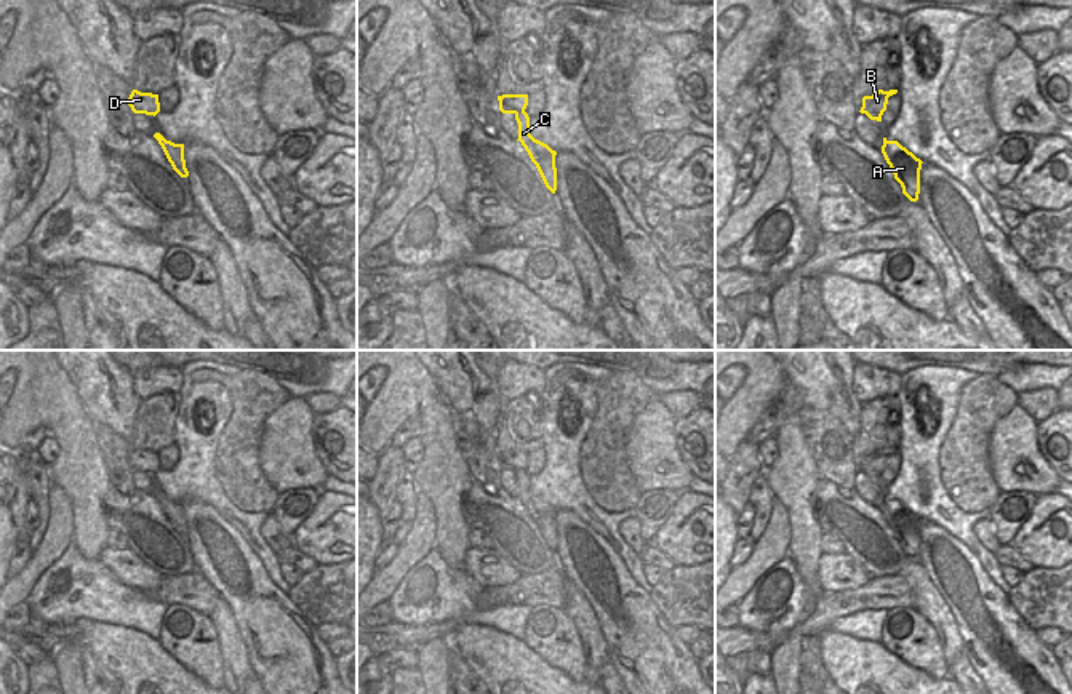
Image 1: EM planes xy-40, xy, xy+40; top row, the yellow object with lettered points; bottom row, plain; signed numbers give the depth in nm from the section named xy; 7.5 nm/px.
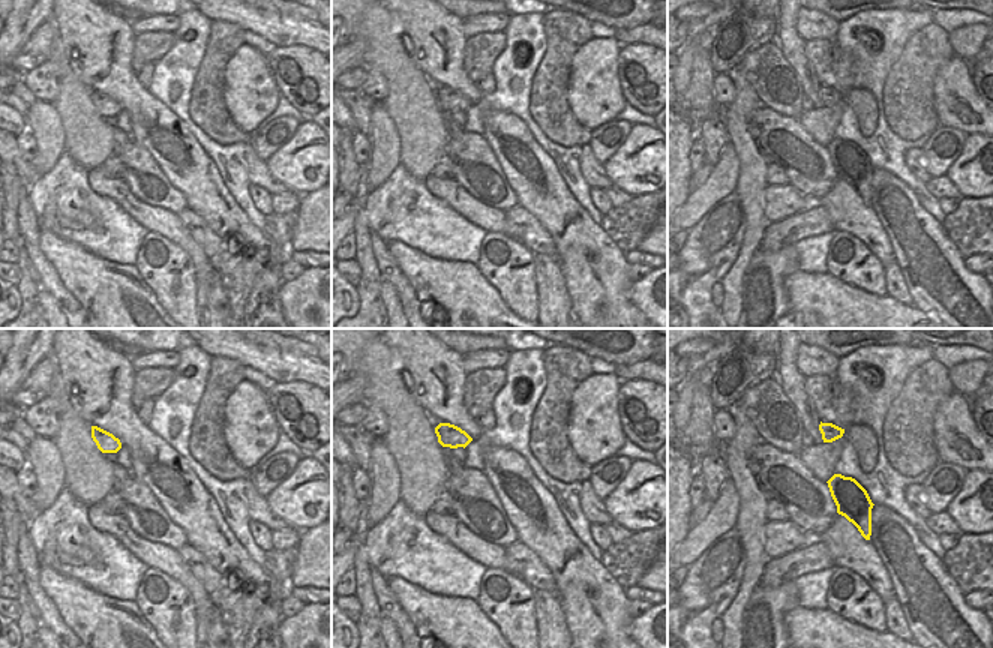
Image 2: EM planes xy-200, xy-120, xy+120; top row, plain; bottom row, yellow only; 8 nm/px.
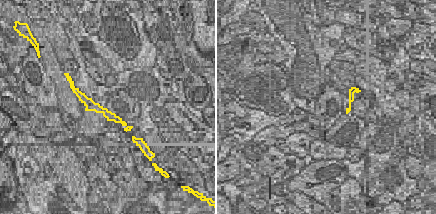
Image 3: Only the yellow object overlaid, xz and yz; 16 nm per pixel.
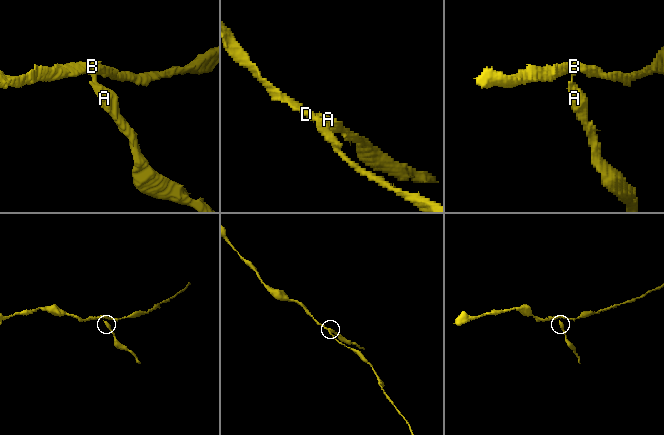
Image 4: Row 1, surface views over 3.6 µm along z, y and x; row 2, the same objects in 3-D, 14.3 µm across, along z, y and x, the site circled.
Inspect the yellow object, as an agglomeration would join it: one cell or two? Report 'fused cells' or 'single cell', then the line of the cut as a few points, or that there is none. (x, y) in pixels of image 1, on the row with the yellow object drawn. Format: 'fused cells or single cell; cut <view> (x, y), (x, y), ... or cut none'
fused cells; cut xy (524, 111), (516, 114)

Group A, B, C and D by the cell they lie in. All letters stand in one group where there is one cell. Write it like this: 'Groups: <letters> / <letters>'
Groups: A C / B D.

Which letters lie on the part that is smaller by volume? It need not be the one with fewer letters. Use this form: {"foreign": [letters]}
{"foreign": ["A", "C"]}

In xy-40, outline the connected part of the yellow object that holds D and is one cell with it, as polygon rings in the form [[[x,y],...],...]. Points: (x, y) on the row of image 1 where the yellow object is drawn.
[[[133,90],[128,98],[128,106],[134,114],[157,115],[160,112],[158,94],[141,93]]]

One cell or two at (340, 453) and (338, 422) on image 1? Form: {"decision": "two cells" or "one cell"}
{"decision": "one cell"}

